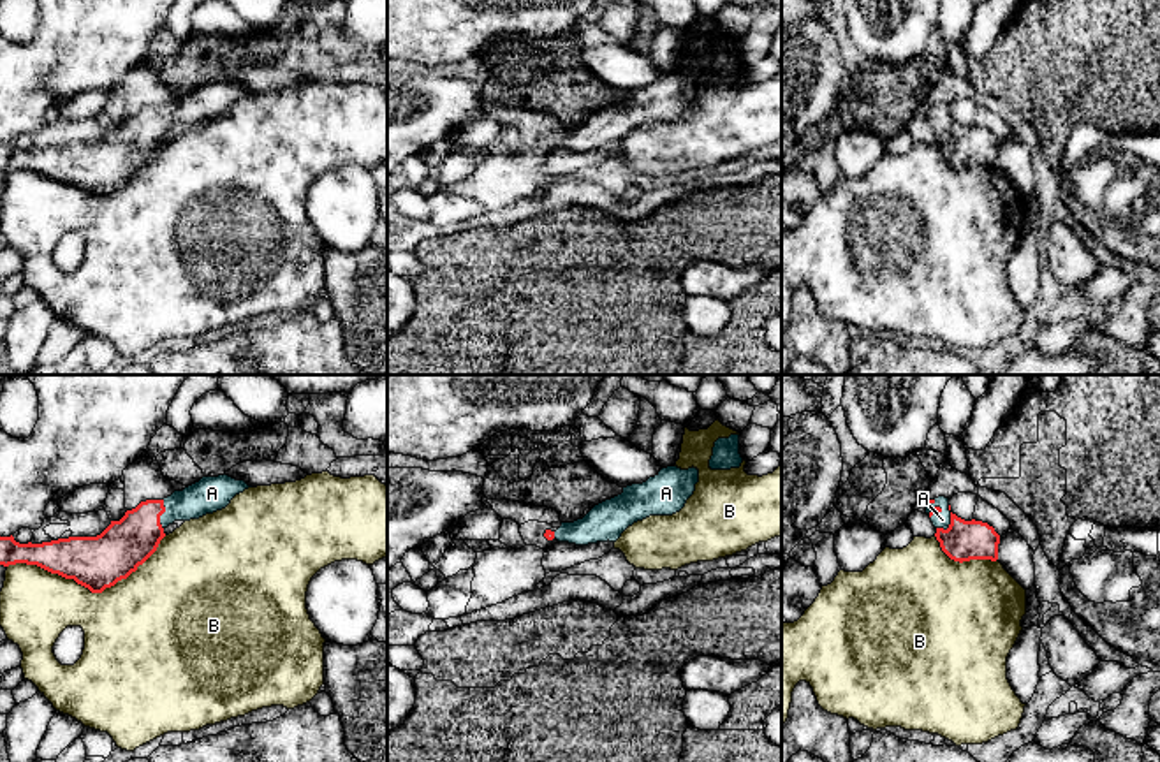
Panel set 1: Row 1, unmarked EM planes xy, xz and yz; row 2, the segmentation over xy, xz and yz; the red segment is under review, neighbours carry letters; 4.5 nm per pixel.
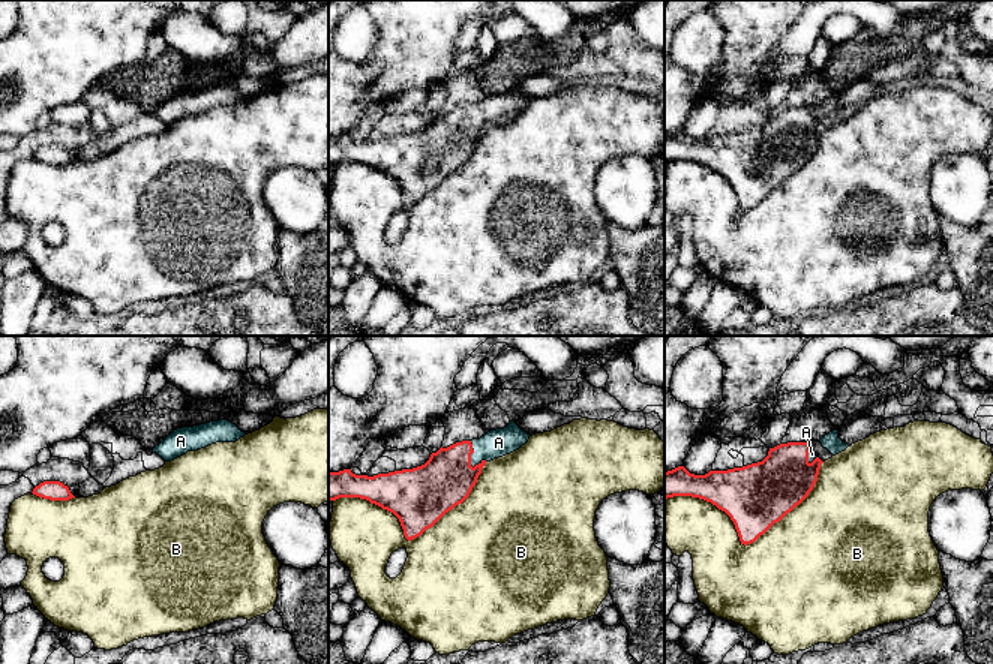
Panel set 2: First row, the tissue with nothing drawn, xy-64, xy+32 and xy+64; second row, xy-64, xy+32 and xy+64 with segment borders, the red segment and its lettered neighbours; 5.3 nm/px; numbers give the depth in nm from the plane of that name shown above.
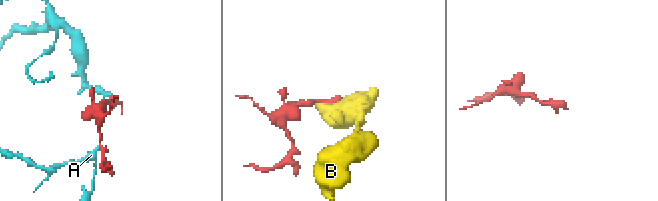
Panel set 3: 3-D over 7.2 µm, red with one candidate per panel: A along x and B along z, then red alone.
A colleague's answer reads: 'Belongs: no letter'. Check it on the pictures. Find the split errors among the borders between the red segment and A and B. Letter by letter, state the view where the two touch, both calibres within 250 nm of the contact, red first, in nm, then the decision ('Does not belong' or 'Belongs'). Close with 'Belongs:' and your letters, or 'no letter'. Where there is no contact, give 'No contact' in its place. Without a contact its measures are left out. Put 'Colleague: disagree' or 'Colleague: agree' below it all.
A: Touches red in yz. Thickness 190 nm (red) against 70 nm. Belongs
B: Touches red in xy. Thickness 240 nm (red) against 400 nm. Does not belong
Belongs: A
Colleague: disagree

